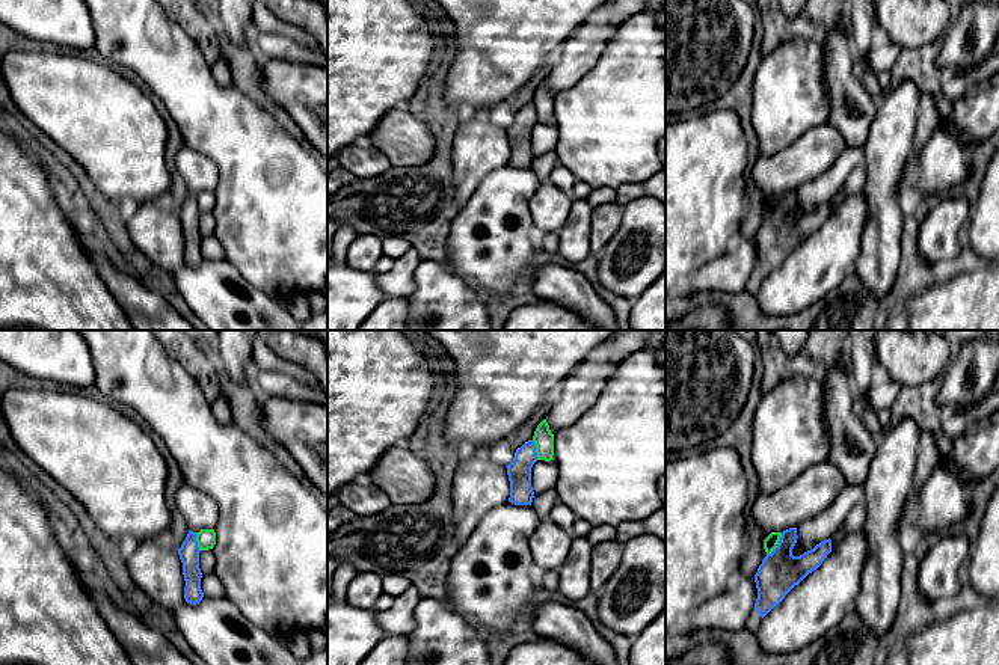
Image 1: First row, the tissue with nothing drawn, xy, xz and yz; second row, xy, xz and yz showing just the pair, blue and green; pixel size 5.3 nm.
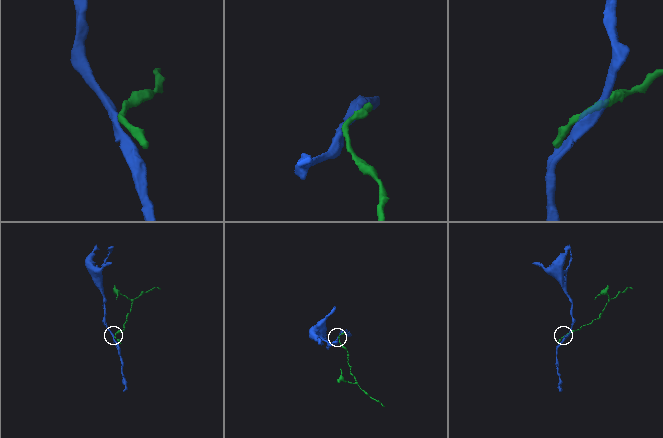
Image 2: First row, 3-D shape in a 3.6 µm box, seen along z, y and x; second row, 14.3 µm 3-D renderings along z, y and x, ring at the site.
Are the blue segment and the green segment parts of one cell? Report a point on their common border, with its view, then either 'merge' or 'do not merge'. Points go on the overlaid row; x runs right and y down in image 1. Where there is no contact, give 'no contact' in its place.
yz (777, 545) | do not merge

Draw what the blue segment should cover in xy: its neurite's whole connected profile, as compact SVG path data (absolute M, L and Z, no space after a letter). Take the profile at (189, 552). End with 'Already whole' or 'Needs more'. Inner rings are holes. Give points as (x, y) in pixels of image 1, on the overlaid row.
M189 531L186 540L178 549L178 555L183 562L183 575L186 581L184 599L190 605L199 603L204 597L201 590L202 573L199 568L199 552L196 532Z. Already whole

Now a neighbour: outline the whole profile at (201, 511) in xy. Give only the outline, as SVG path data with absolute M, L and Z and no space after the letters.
M183 483L178 489L175 505L192 532L214 529L219 522L217 502L187 483Z

